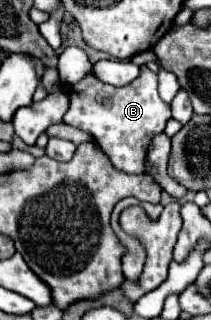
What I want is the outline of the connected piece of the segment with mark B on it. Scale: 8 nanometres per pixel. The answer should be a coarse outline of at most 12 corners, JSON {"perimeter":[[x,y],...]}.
{"perimeter":[[146,65],[116,88],[88,74],[64,122],[96,138],[112,164],[144,172],[170,106]]}

